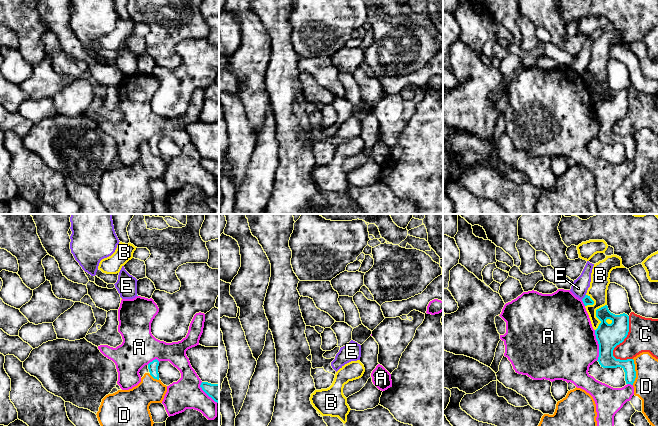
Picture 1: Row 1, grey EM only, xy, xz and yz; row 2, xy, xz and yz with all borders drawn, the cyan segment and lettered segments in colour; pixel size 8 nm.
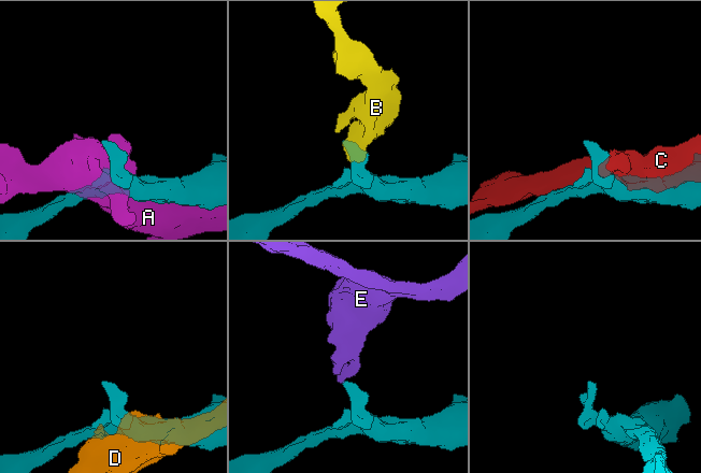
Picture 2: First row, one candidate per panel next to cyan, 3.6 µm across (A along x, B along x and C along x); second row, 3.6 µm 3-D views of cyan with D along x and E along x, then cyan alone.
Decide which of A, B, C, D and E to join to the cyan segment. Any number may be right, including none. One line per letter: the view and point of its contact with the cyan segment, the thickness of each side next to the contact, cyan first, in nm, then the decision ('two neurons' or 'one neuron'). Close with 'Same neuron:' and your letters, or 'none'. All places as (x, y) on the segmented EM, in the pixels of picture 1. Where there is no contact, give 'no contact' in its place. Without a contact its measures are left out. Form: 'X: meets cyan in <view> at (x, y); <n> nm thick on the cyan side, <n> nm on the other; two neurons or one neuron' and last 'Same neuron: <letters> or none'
A: meets cyan in yz at (599, 345); 190 nm thick on the cyan side, 460 nm on the other; two neurons
B: meets cyan in yz at (596, 315); 190 nm thick on the cyan side, 150 nm on the other; two neurons
C: meets cyan in yz at (625, 337); 190 nm thick on the cyan side, 240 nm on the other; two neurons
D: meets cyan in yz at (635, 372); 120 nm thick on the cyan side, 190 nm on the other; two neurons
E: meets cyan in yz at (584, 297); 70 nm thick on the cyan side, 130 nm on the other; two neurons
Same neuron: none

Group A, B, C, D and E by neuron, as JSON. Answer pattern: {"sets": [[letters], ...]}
{"sets": [["A"], ["B"], ["C"], ["D"], ["E"]]}

